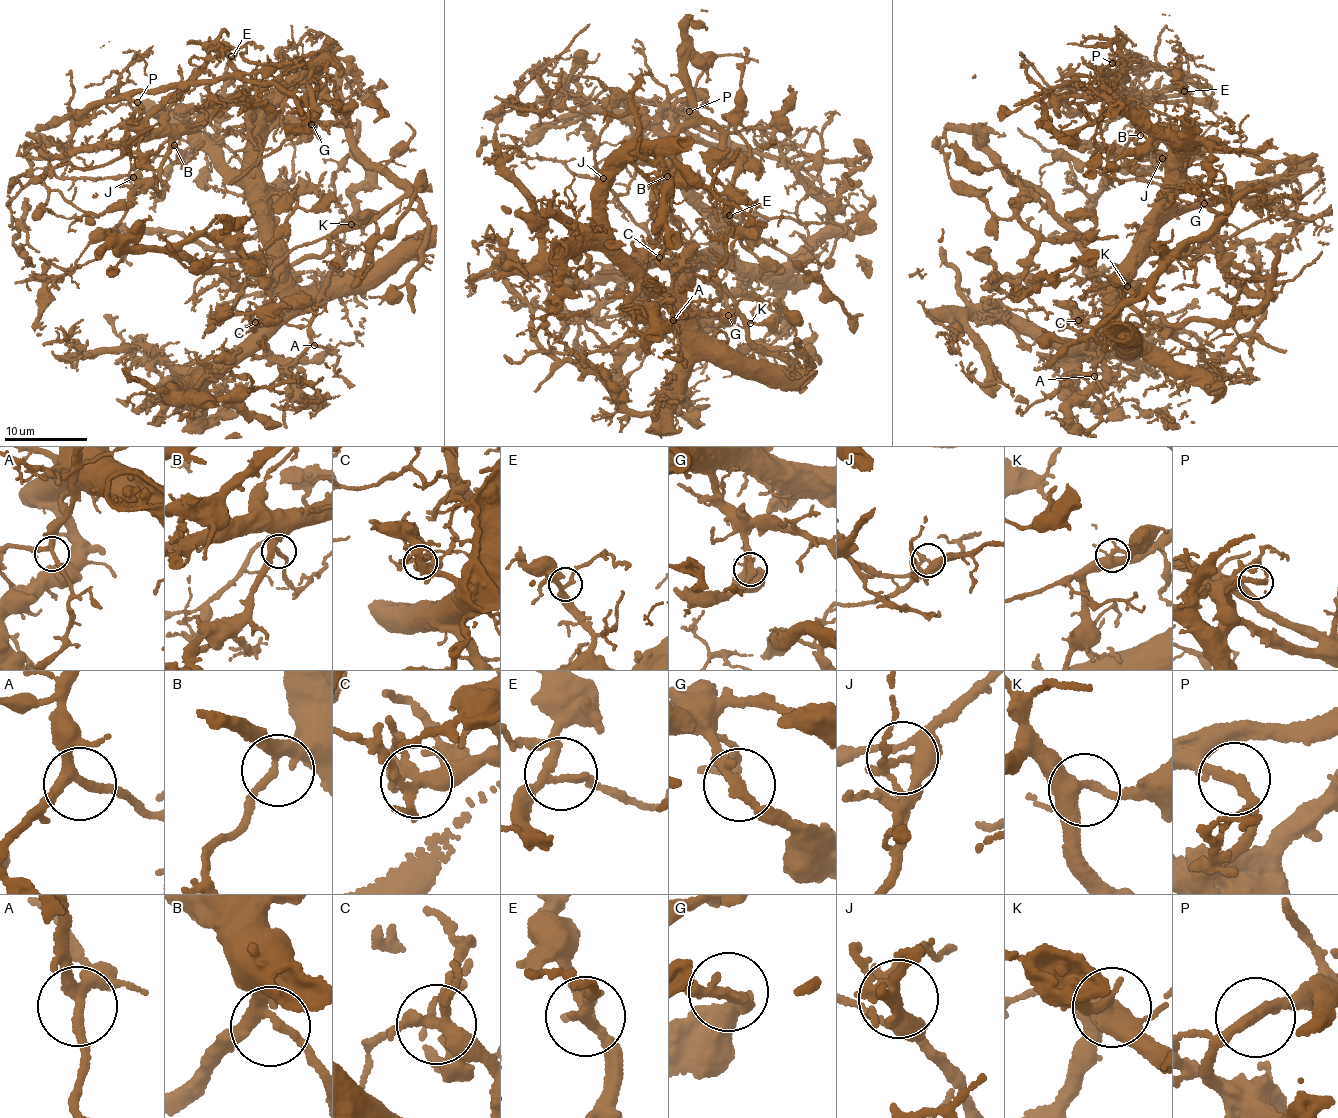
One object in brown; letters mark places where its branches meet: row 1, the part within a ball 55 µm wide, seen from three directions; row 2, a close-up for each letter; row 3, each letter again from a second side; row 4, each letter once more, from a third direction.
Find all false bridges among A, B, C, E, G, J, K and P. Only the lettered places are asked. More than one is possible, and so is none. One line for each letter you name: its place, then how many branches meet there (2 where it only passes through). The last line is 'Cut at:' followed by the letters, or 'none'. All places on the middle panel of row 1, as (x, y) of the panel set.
J: at (603, 178); 4 branches meet
P: at (689, 111); 2 branches meet
Cut at: J, P

